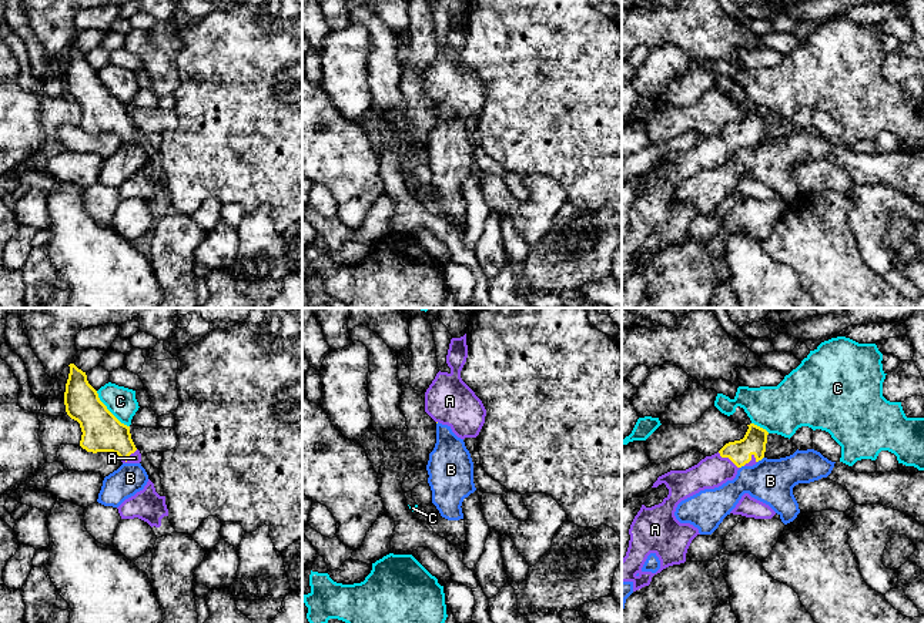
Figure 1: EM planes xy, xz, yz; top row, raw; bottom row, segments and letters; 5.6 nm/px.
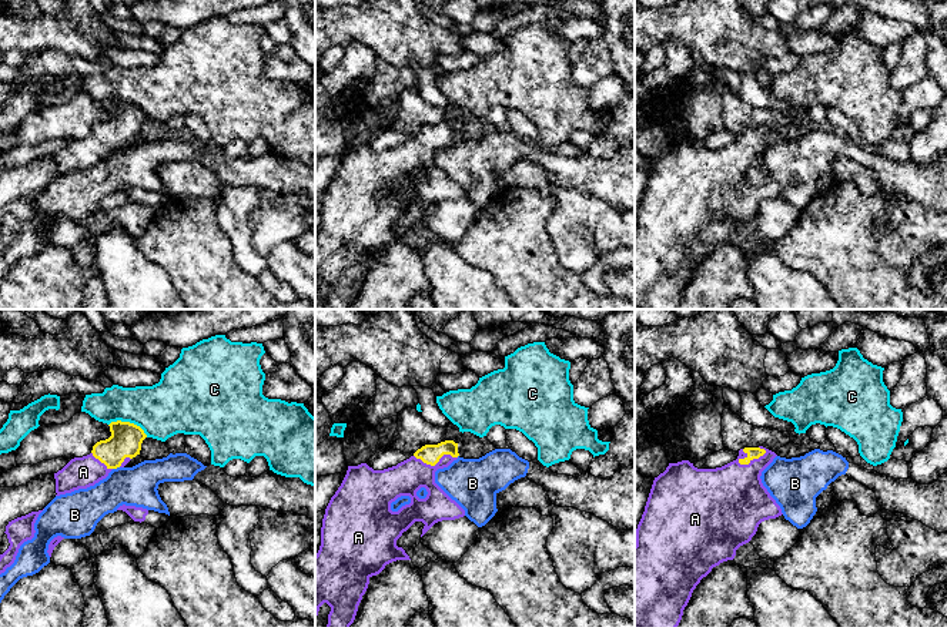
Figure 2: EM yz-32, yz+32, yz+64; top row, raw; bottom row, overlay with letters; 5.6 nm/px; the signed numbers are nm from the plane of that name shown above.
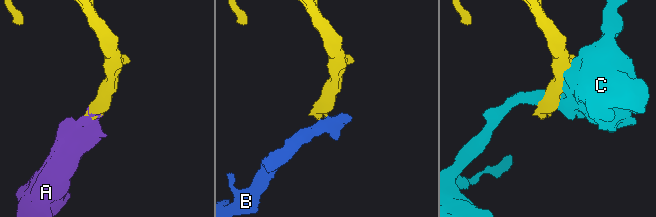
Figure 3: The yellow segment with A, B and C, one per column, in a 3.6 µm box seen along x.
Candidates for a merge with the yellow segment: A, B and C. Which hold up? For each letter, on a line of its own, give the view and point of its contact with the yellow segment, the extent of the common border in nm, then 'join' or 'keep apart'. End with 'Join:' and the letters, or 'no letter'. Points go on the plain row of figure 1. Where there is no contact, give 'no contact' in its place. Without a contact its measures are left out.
A: contact yz (729, 138); length 160 nm; join
B: contact yz (760, 140); length 50 nm; keep apart
C: contact xy (109, 91); length 280 nm; keep apart
Join: A

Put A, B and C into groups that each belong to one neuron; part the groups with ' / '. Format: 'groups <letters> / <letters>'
groups A / B / C

